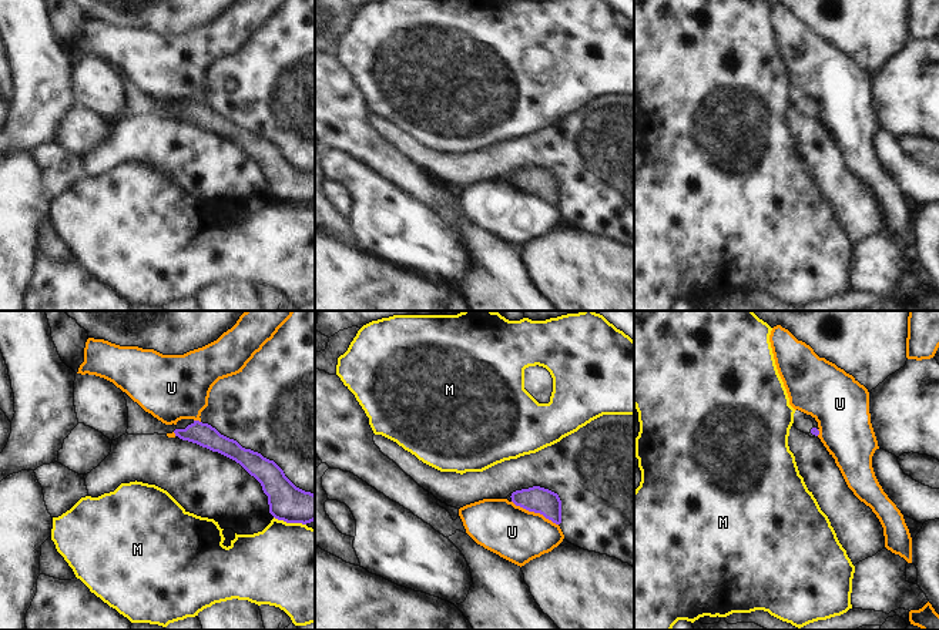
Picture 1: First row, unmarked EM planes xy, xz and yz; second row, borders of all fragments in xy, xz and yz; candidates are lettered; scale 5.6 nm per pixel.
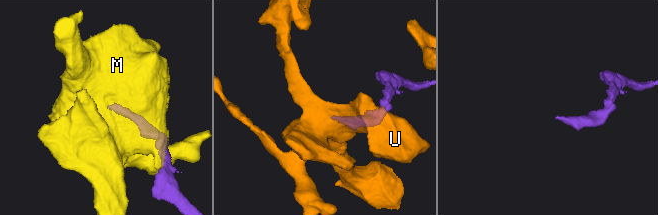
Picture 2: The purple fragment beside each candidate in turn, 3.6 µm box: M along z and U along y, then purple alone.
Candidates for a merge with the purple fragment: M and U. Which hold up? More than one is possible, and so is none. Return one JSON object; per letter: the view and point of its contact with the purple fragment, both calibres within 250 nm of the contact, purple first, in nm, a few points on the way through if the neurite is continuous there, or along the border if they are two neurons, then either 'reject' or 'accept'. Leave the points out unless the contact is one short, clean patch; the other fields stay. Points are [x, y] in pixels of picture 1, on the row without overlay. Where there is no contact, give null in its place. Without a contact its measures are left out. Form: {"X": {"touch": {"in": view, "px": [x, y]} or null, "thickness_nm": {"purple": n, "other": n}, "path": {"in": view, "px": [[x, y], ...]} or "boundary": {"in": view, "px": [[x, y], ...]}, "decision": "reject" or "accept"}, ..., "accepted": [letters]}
{"M": {"touch": {"in": "xy", "px": [289, 203]}, "thickness_nm": {"purple": 200, "other": 480}, "decision": "reject"}, "U": {"touch": {"in": "xz", "px": [535, 193]}, "thickness_nm": {"purple": 150, "other": 300}, "decision": "reject"}, "accepted": []}

